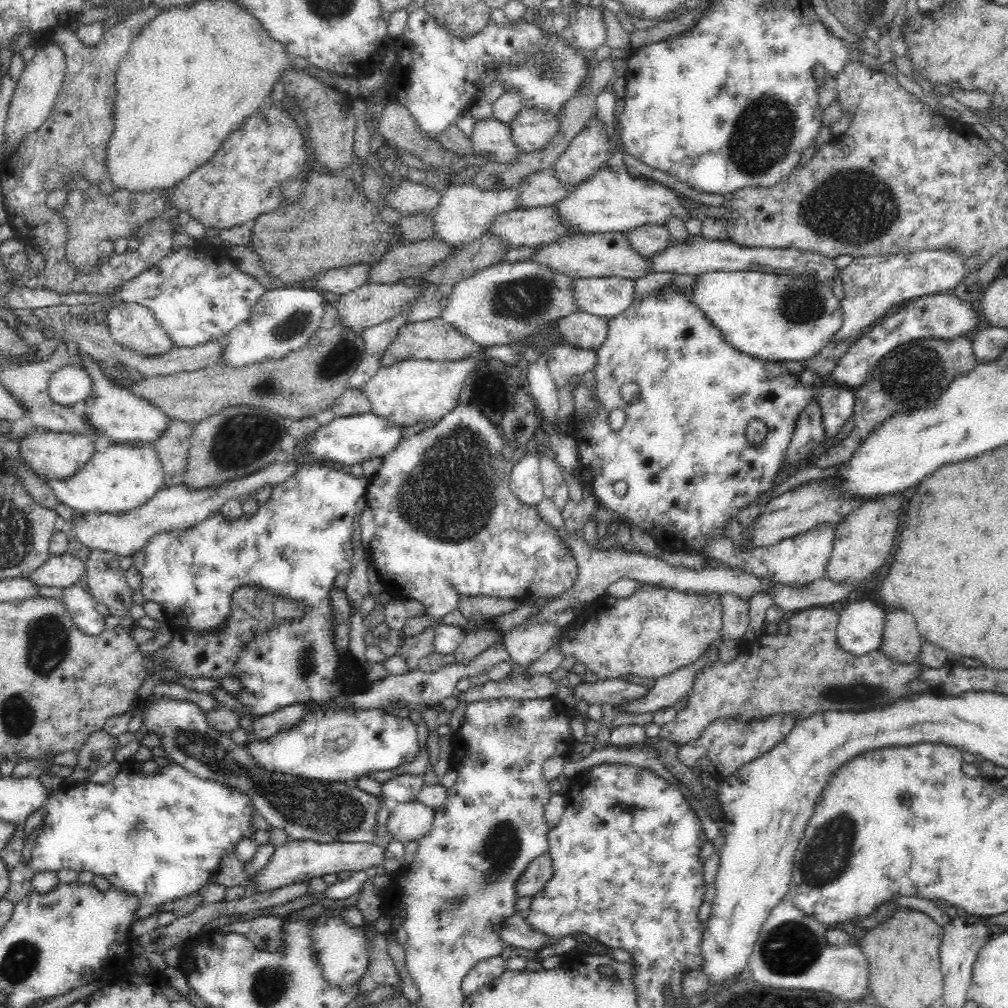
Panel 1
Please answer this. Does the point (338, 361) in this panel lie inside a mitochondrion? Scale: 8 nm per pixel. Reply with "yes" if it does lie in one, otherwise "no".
yes

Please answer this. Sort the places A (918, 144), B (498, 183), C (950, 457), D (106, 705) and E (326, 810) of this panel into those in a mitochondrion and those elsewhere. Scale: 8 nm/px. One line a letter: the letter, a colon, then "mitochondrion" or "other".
A: other
B: other
C: other
D: other
E: mitochondrion

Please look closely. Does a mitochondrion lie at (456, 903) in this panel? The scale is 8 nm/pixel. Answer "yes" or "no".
yes

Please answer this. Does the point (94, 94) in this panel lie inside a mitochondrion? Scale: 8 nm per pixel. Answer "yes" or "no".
yes

